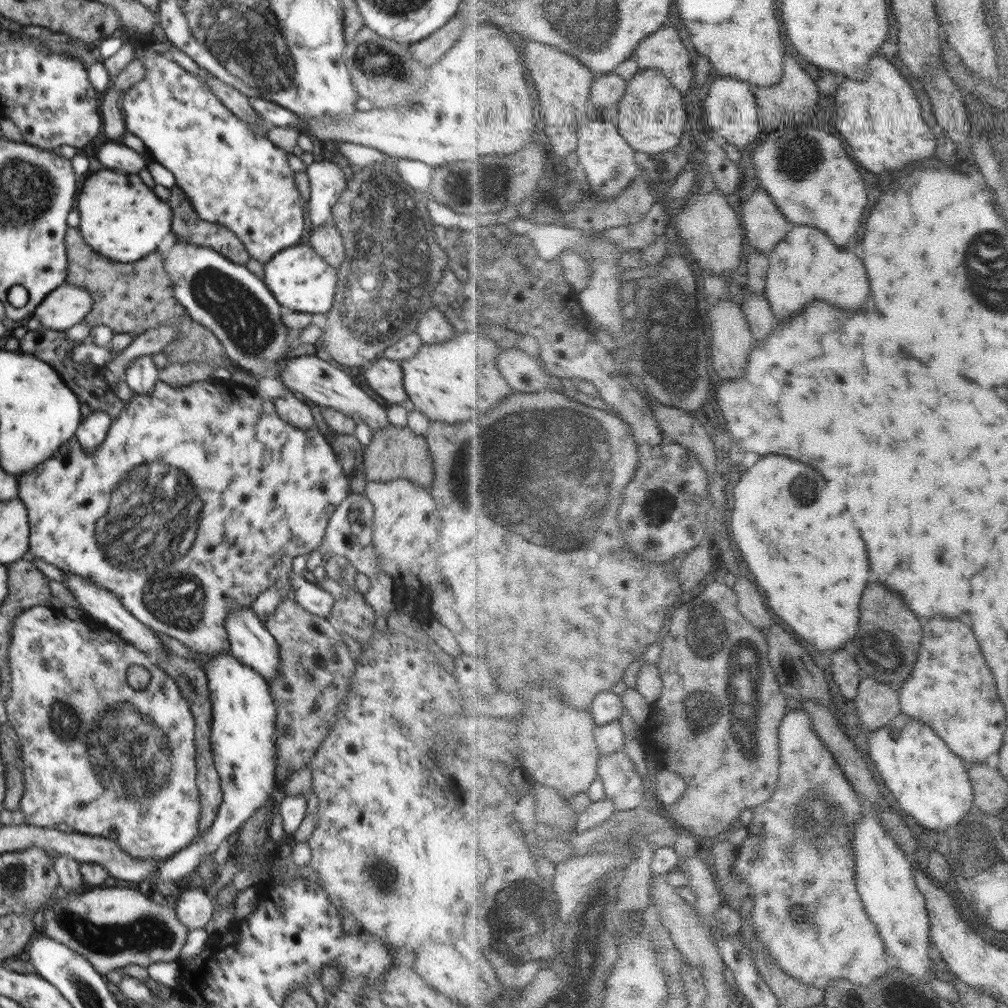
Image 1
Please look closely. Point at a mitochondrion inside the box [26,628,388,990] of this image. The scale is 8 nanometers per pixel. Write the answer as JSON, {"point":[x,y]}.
{"point":[67,721]}

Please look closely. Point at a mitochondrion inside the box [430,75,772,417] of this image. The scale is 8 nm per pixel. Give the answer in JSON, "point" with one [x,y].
{"point":[671,356]}

